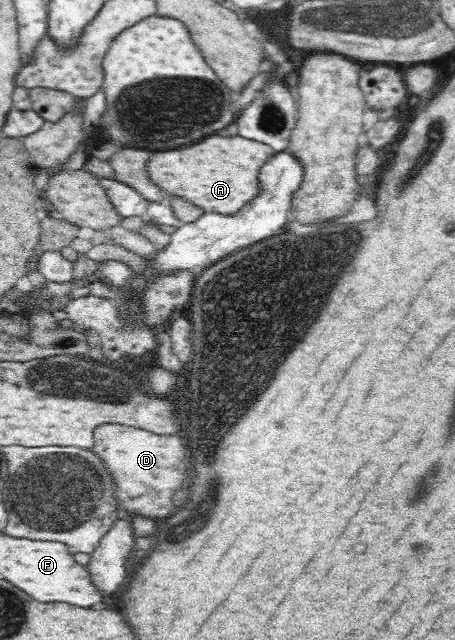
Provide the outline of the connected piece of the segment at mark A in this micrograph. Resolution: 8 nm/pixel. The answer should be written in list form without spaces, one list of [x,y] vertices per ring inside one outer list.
[[[211,136],[183,150],[157,152],[149,160],[146,169],[153,183],[167,195],[177,194],[207,212],[231,216],[257,198],[261,192],[261,166],[275,154],[274,150],[269,150],[269,146],[261,142],[237,136]]]

